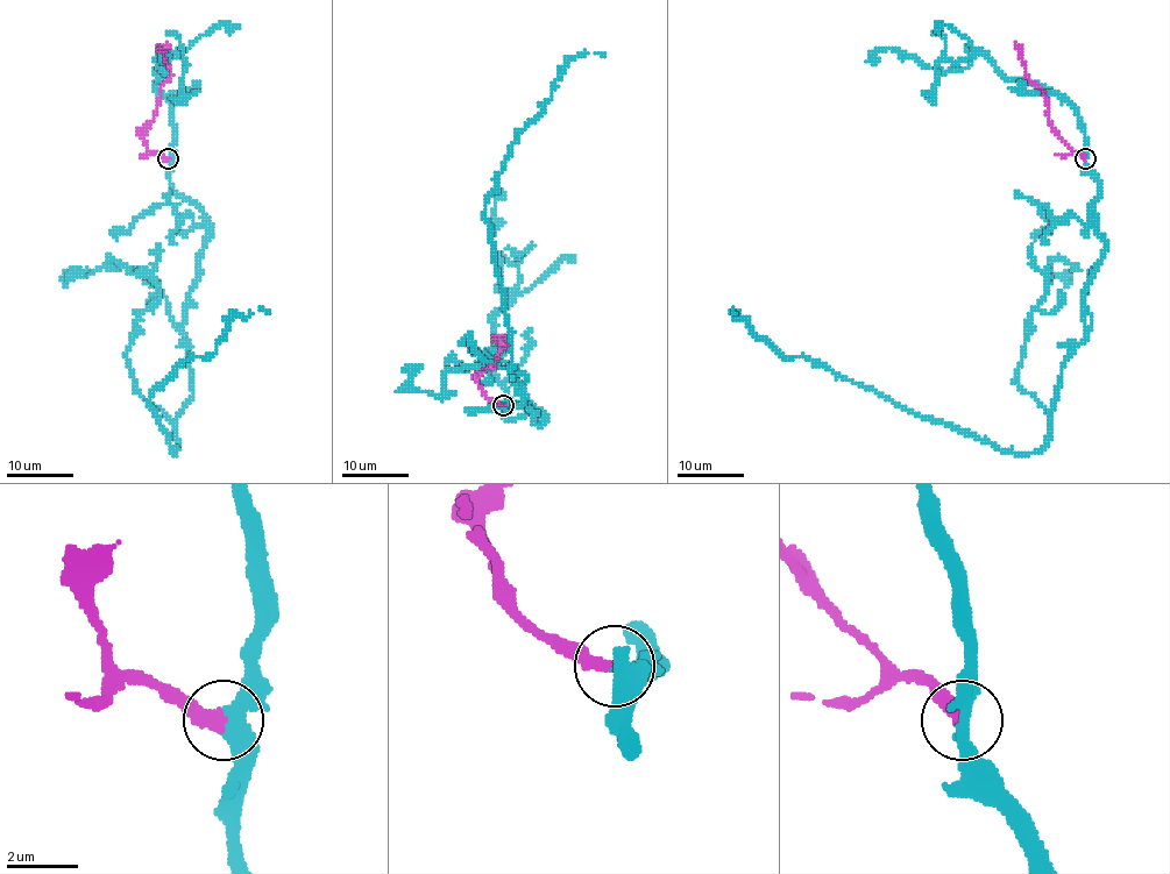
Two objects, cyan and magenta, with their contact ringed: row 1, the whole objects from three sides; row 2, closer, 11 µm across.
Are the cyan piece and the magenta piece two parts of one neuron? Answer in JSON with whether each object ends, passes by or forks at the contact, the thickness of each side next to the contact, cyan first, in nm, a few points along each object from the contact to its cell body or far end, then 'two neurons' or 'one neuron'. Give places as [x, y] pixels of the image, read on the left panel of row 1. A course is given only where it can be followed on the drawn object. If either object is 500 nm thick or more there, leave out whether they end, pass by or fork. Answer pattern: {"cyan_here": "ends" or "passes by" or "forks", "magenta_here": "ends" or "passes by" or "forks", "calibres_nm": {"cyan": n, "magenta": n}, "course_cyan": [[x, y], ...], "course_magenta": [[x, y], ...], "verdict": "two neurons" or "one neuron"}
{"cyan_here": "forks", "magenta_here": "ends", "calibres_nm": {"cyan": 300, "magenta": 400}, "course_cyan": [[168, 158], [207, 228], [172, 452], [150, 393], [181, 361], [211, 356], [232, 315], [269, 313]], "course_magenta": [[168, 158], [148, 148], [144, 132], [153, 119], [161, 85], [170, 77], [164, 57], [168, 42]], "verdict": "one neuron"}

